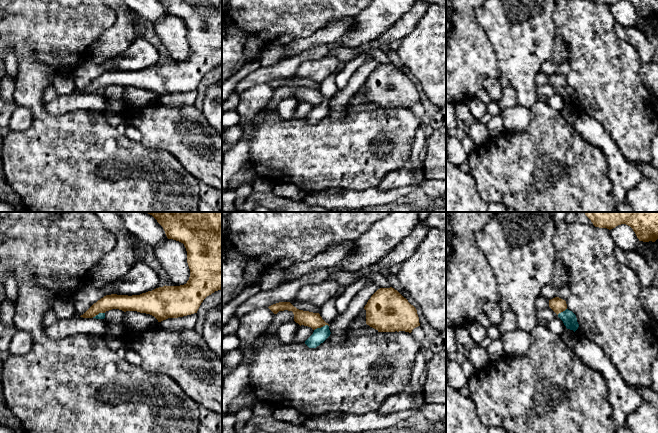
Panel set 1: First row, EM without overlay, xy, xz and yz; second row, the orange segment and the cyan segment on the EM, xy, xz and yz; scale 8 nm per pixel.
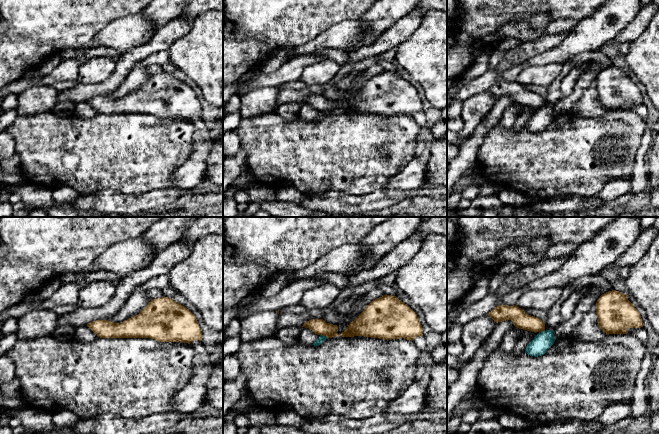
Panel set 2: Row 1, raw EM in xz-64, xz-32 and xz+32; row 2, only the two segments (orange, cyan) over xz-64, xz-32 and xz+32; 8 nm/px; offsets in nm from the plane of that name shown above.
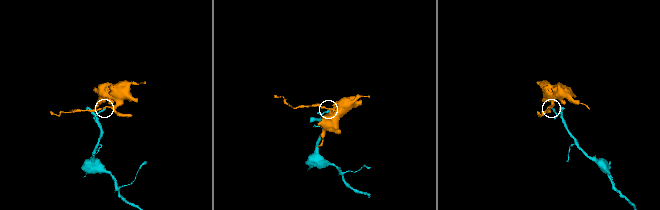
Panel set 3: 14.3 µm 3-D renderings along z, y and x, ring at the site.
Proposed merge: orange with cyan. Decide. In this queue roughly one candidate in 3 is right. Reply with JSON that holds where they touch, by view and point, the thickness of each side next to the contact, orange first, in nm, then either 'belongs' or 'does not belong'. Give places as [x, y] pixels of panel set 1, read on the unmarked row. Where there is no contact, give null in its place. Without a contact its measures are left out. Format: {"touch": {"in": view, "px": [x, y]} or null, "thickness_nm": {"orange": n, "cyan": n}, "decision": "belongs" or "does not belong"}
{"touch": {"in": "xz", "px": [321, 102]}, "thickness_nm": {"orange": 120, "cyan": 120}, "decision": "does not belong"}

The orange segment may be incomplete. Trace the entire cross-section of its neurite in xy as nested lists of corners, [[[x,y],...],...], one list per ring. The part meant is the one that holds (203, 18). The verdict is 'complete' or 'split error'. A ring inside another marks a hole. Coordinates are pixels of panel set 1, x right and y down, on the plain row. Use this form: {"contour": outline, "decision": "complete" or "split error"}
{"contour": [[[160,0],[168,15],[184,20],[190,53],[180,62],[163,62],[140,71],[106,71],[94,79],[83,91],[93,94],[99,89],[112,85],[137,87],[154,92],[158,98],[168,94],[178,94],[197,89],[203,76],[222,65],[222,0]]], "decision": "complete"}

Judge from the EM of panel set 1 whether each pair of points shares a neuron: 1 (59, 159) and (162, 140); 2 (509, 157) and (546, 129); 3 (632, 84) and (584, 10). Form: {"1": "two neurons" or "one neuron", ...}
{"1": "two neurons", "2": "one neuron", "3": "one neuron"}

